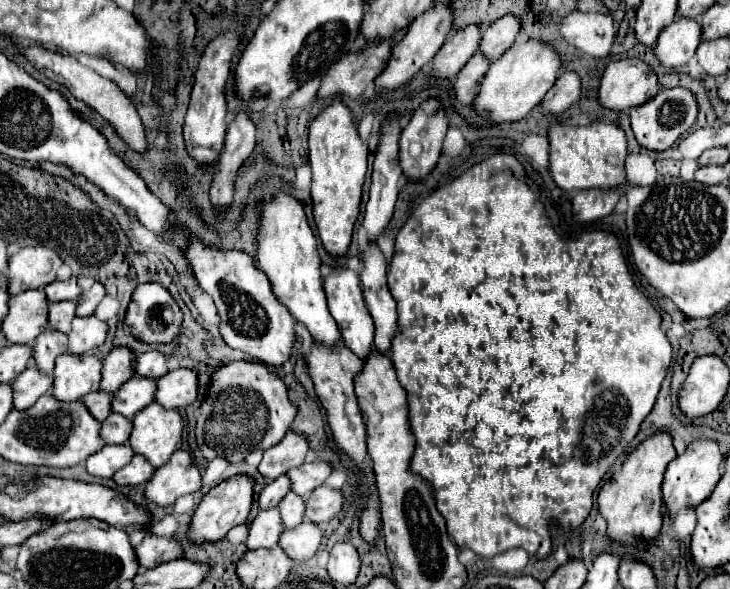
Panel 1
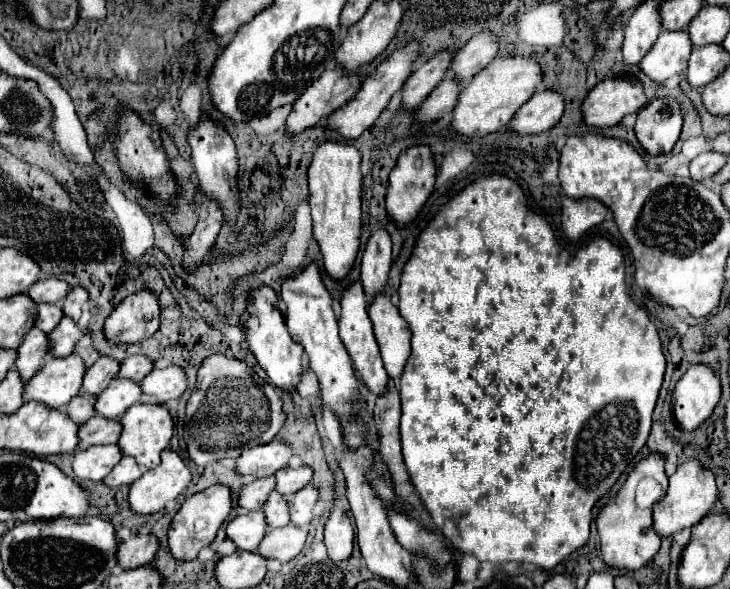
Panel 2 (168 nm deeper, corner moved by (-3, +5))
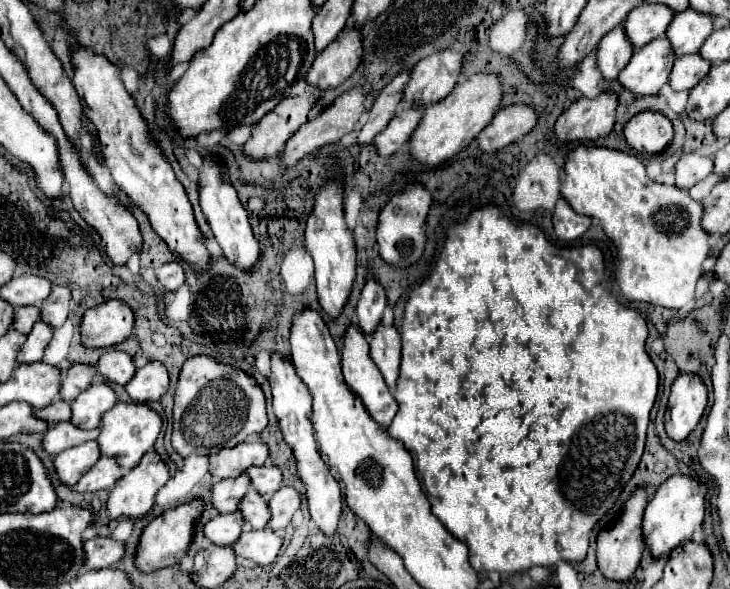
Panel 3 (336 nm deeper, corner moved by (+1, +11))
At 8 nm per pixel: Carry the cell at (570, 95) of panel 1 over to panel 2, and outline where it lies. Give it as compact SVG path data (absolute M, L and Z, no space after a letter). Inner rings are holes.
M538 91L516 111L508 129L518 135L536 135L554 127L564 111L564 99L554 91Z

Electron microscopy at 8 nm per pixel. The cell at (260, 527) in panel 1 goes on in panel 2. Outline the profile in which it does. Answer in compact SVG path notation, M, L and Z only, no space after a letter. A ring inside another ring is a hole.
M252 511L246 515L234 517L226 525L226 537L236 543L238 549L244 551L254 551L260 545L260 539L264 539L266 527L264 527L264 515L260 511Z

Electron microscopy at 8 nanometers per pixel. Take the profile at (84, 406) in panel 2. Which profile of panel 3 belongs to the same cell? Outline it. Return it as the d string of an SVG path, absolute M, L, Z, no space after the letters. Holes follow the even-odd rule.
M56 399L52 401L52 405L36 411L36 417L42 417L48 423L58 423L58 421L70 421L72 417L72 409L70 403L64 399Z

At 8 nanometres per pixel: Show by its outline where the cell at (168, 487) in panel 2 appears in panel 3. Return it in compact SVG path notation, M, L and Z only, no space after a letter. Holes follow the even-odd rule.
M150 451L142 457L140 465L130 469L108 495L108 515L118 517L142 517L146 515L154 501L156 493L168 483L170 471L162 457L156 451Z

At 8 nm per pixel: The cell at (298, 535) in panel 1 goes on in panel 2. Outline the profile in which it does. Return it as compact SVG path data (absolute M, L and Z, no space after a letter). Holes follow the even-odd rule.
M286 525L276 531L268 531L262 543L258 545L258 553L266 559L276 559L276 561L286 563L302 551L306 543L306 535L308 533L304 529L298 529L292 525Z

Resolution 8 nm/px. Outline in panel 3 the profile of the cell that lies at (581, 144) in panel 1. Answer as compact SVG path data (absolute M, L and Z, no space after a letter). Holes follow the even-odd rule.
M578 145L566 155L562 197L576 213L600 221L618 249L616 281L626 301L644 301L666 309L682 309L696 299L702 263L710 255L710 237L702 227L704 207L686 189L656 183L632 153Z

